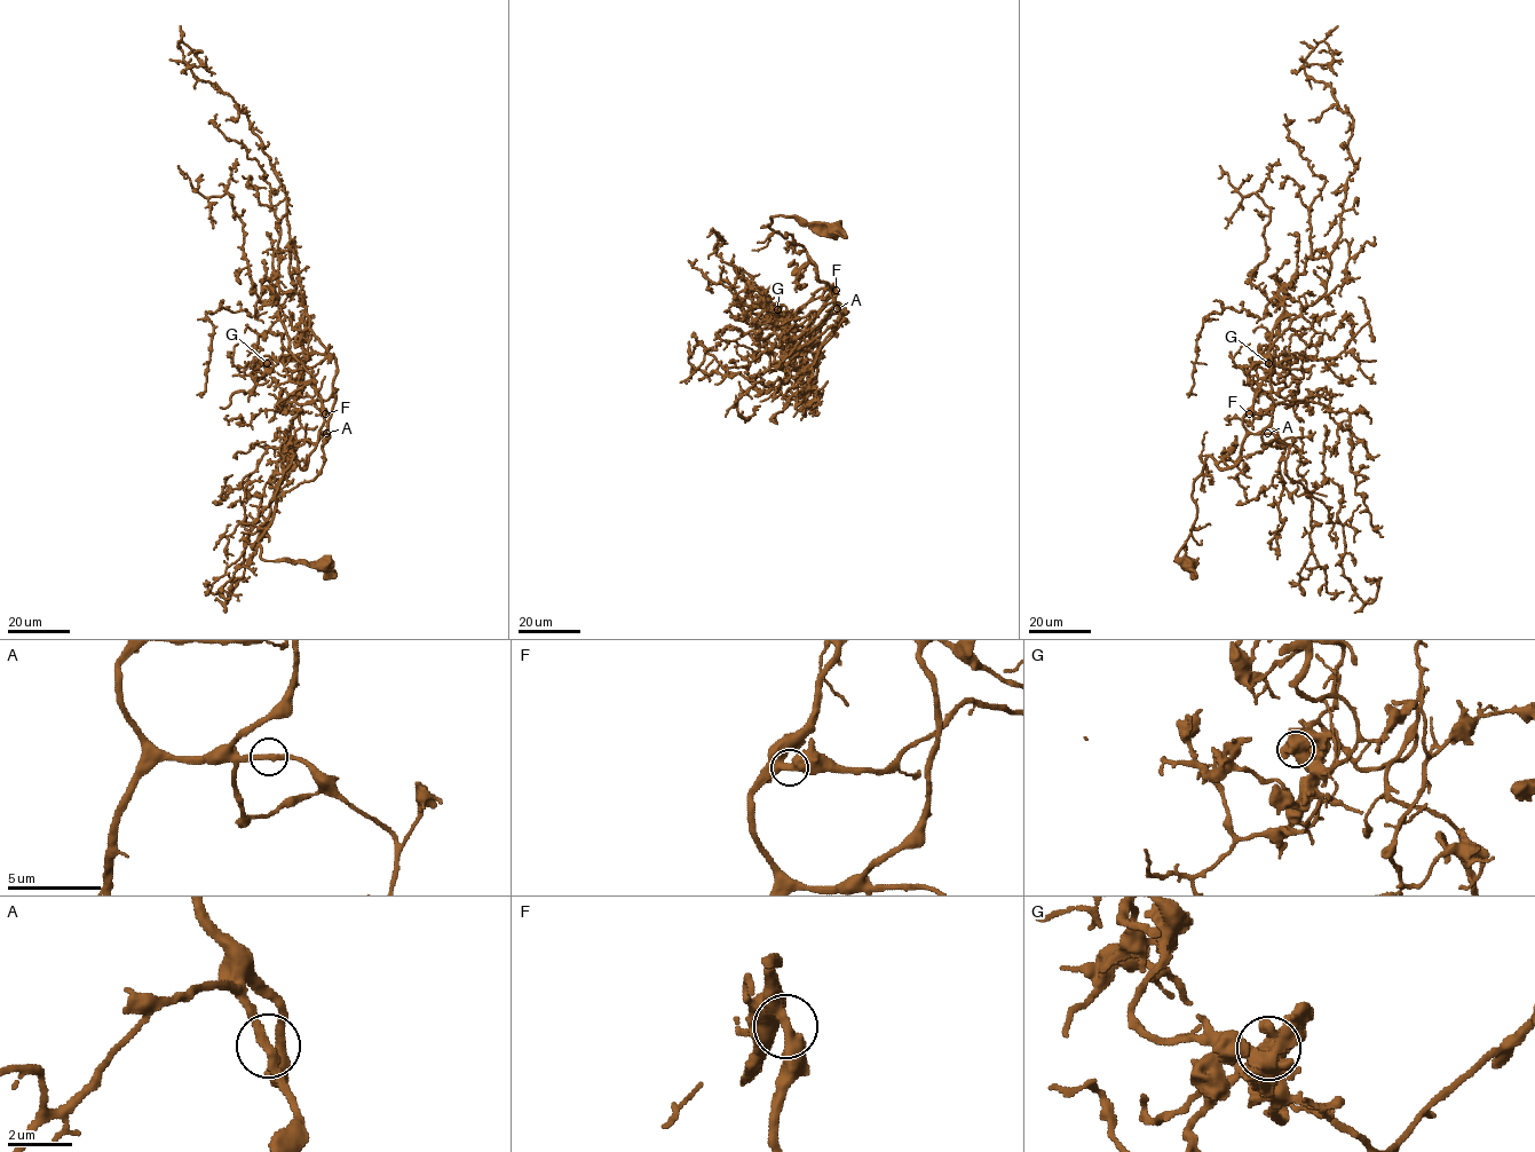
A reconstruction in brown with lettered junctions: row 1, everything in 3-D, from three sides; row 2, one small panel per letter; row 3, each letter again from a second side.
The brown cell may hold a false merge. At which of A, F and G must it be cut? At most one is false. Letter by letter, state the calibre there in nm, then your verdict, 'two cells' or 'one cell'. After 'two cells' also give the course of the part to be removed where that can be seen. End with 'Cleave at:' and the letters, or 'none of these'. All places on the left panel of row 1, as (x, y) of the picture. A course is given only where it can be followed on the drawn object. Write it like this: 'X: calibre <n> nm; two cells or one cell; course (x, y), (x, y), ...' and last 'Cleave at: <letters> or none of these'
A: calibre 280 nm; one cell
F: calibre 480 nm; one cell
G: calibre 750 nm; two cells; course (267, 363), (255, 361), (266, 371), (258, 383), (220, 407)
Cleave at: G

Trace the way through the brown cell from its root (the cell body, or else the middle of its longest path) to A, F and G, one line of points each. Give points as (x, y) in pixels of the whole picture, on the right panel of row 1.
A: (1192, 563), (1175, 560), (1197, 515), (1192, 492), (1205, 459), (1231, 467), (1247, 436), (1267, 433)
F: (1192, 563), (1175, 560), (1197, 515), (1194, 482), (1209, 456), (1221, 470), (1239, 460), (1249, 413)
G: (1192, 563), (1175, 560), (1194, 482), (1209, 456), (1239, 460), (1248, 372), (1268, 363)

